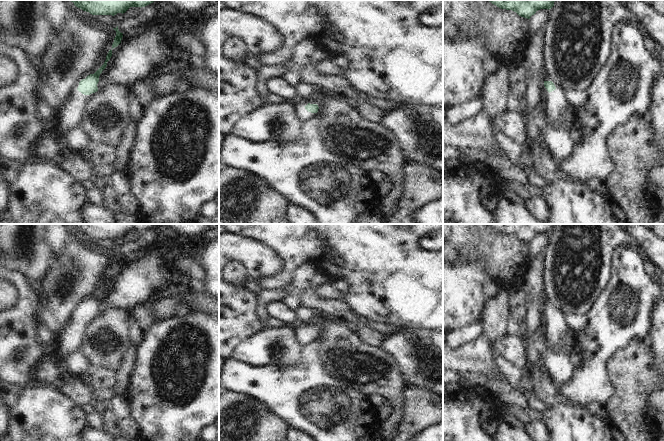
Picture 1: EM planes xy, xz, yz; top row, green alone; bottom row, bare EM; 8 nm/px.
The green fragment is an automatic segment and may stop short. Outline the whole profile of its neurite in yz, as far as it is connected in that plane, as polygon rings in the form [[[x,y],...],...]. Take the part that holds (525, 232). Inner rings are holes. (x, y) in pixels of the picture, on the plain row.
[[[487,224],[501,233],[512,234],[530,243],[540,233],[551,233],[555,224]]]

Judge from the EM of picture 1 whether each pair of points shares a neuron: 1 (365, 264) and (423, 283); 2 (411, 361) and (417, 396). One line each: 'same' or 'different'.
1: same
2: different

